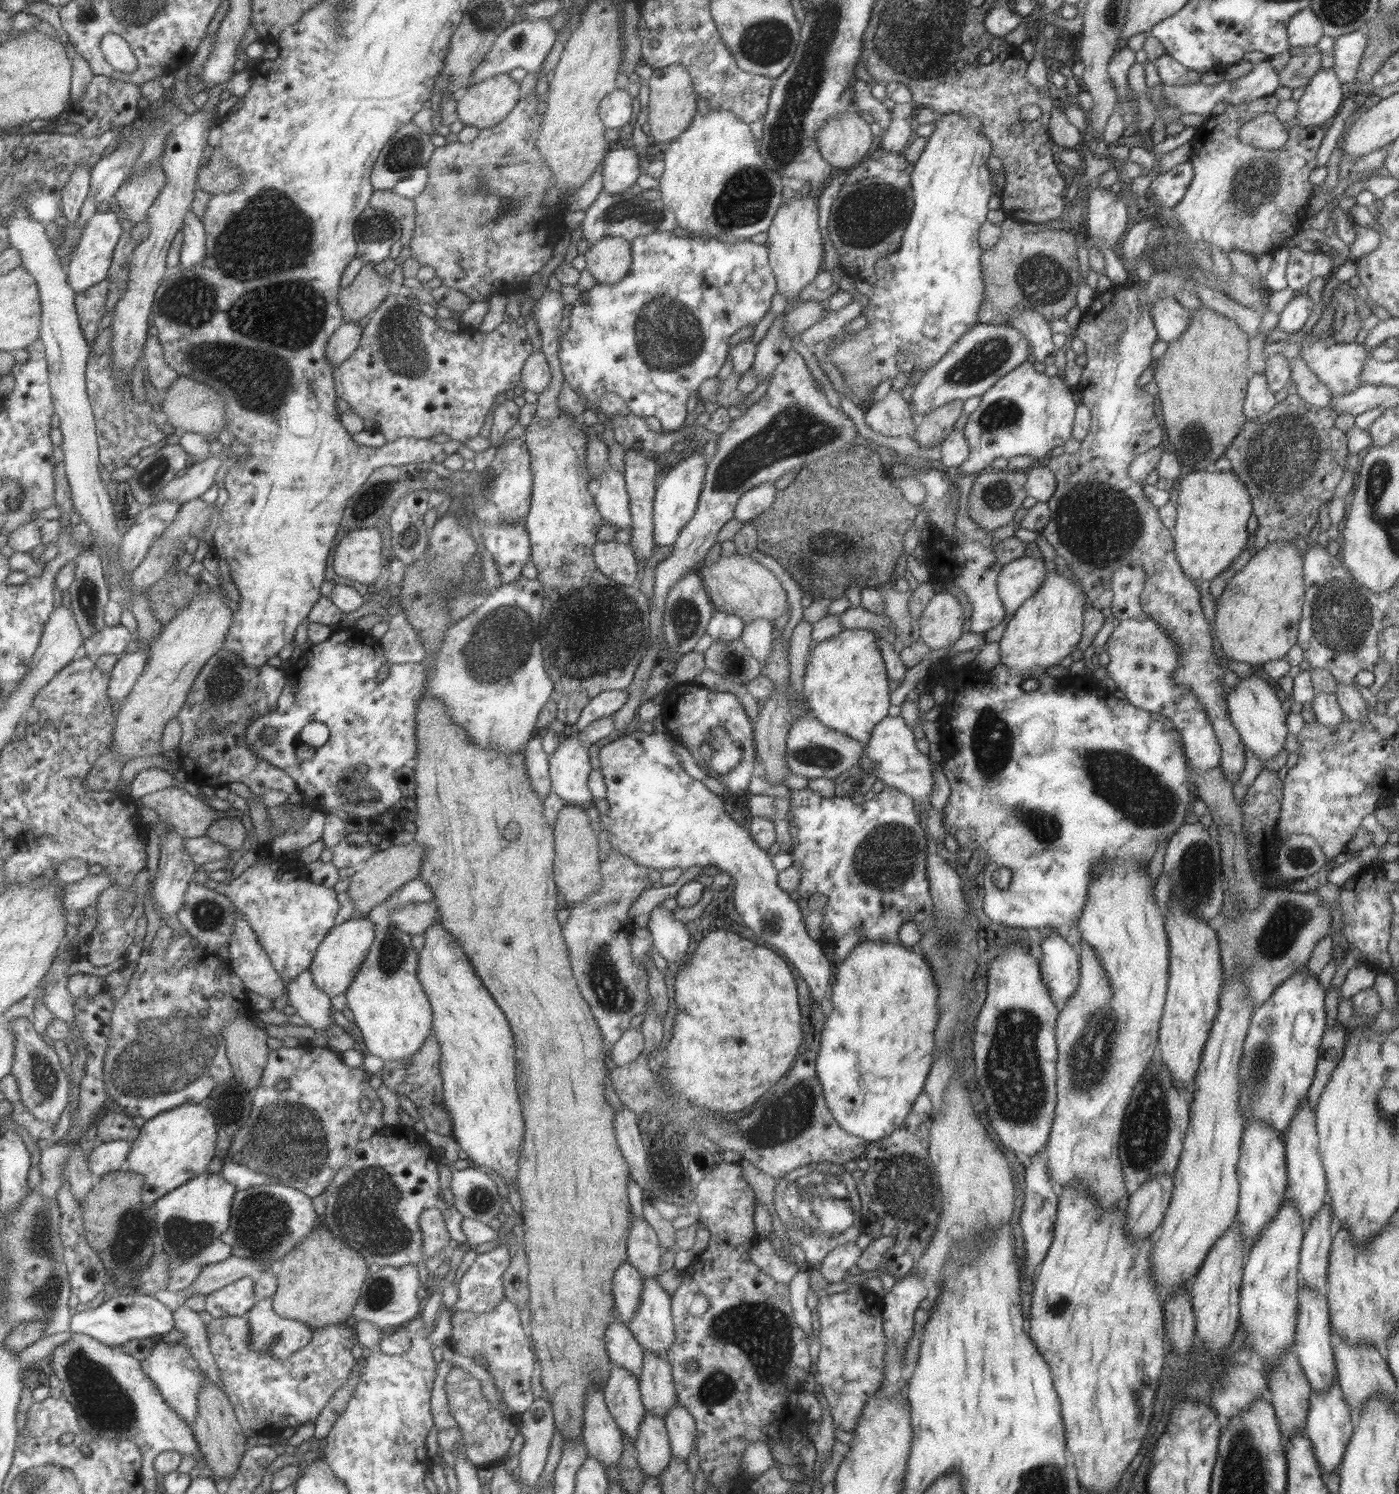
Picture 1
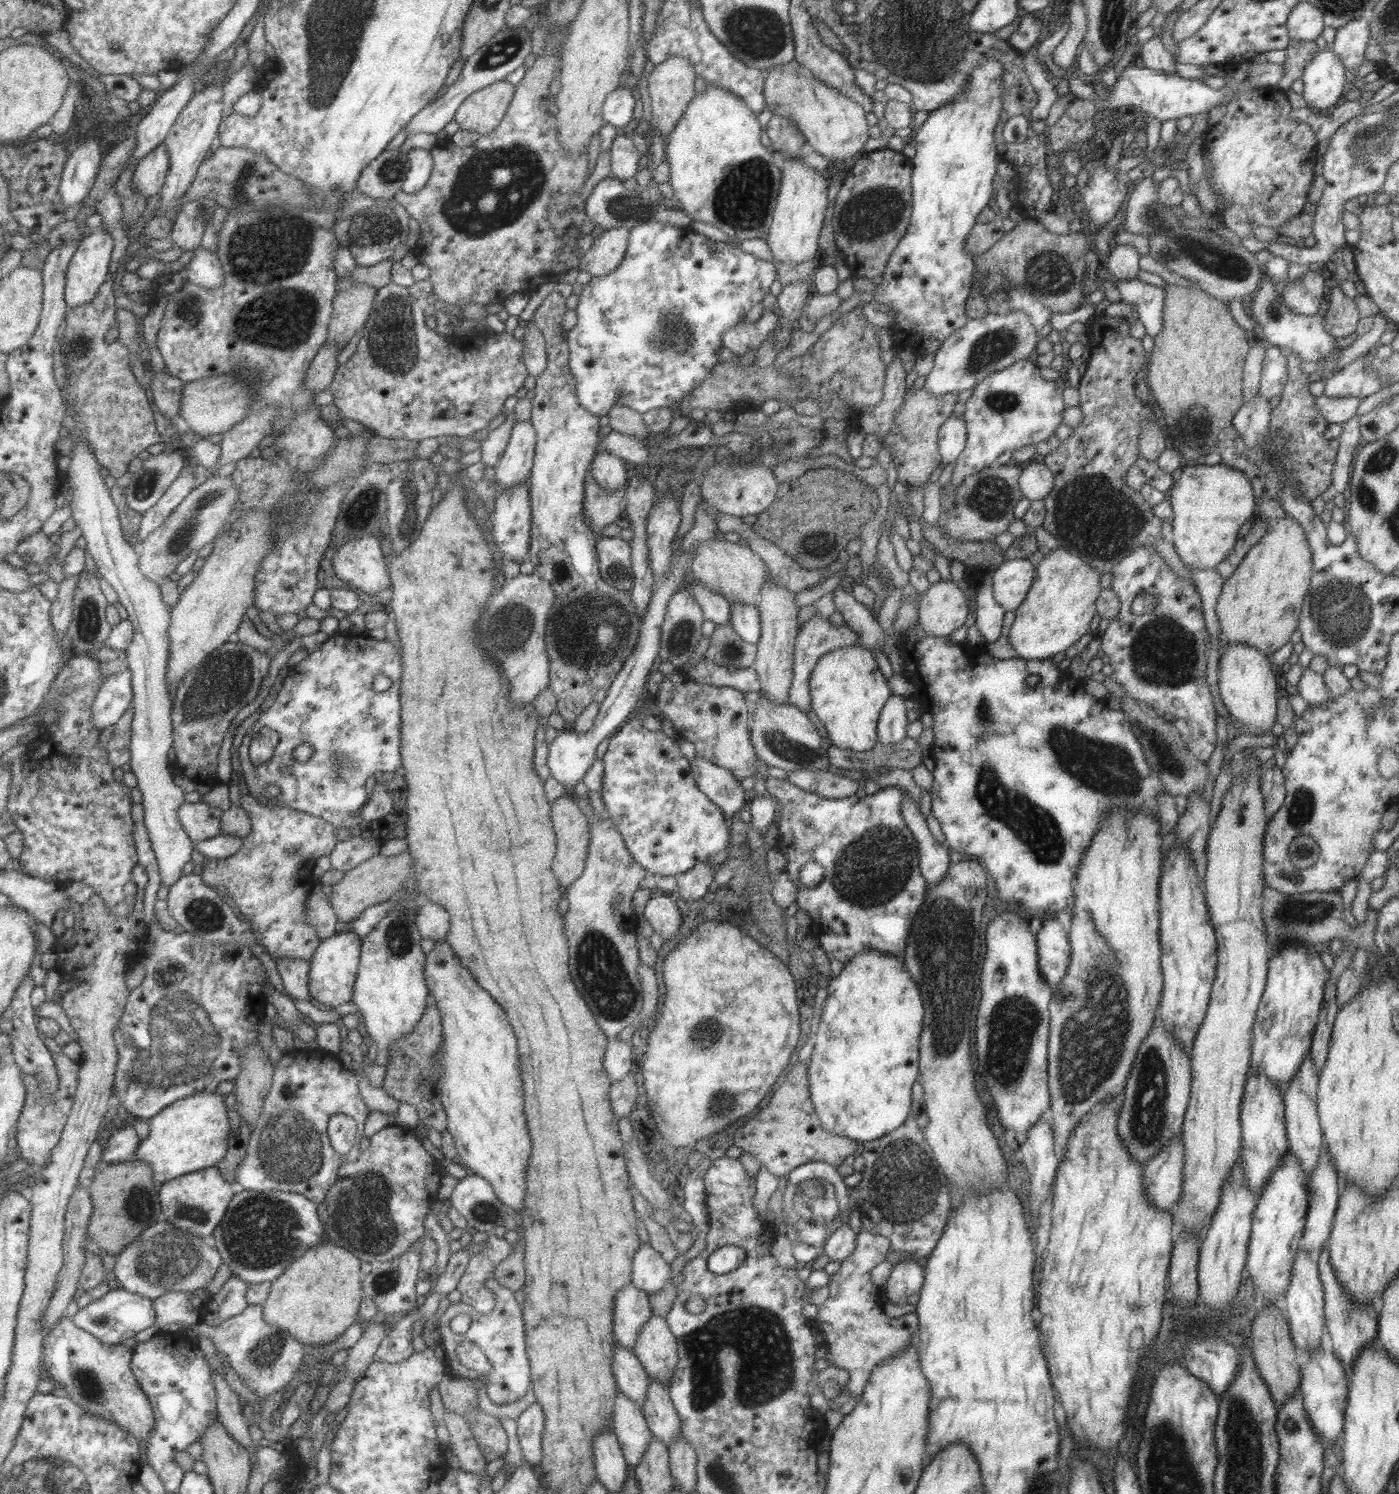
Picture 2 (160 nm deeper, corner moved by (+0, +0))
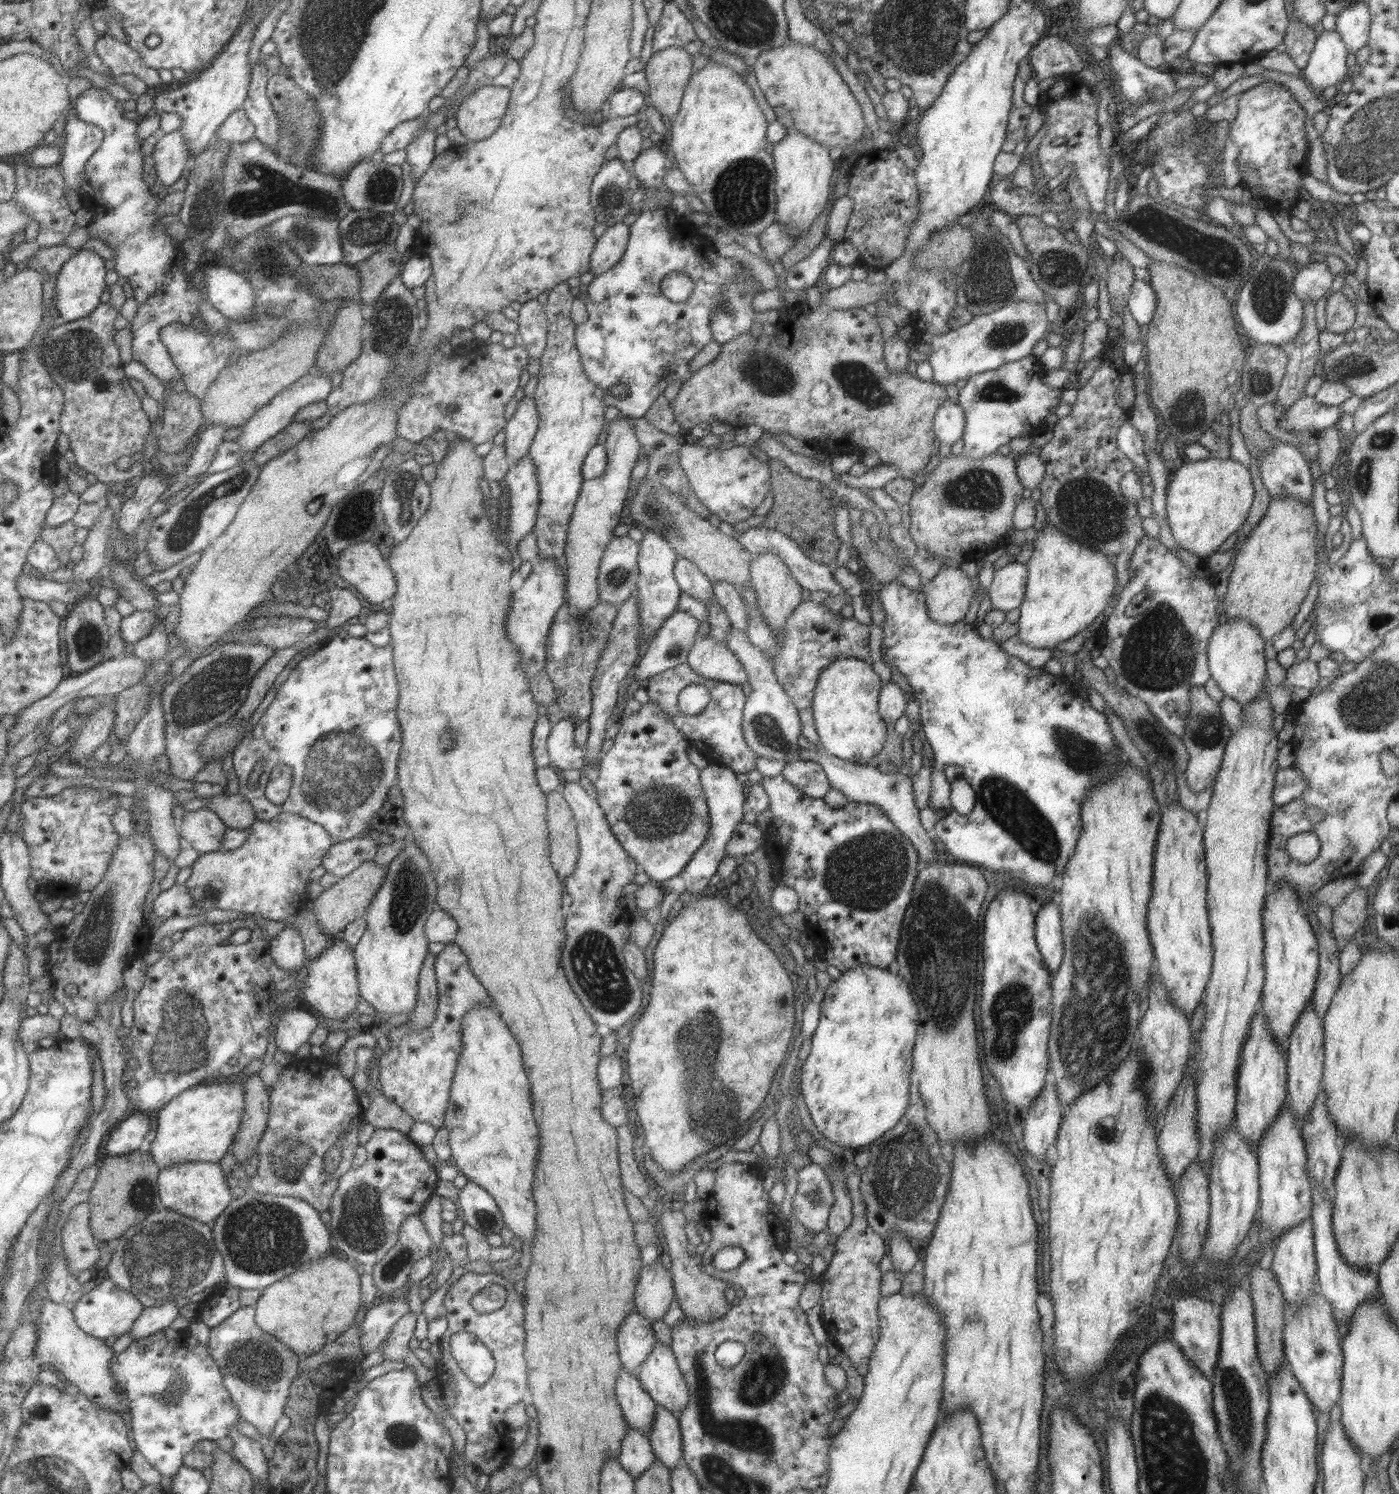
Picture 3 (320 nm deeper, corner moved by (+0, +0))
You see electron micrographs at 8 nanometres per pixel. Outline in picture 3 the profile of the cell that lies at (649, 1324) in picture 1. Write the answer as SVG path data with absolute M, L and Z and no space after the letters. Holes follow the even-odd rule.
M655 1343L636 1376L655 1405L678 1418L688 1401L688 1388L670 1347Z

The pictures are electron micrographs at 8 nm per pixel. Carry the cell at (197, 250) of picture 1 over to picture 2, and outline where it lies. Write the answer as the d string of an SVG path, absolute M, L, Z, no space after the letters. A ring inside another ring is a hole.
M201 245L193 250L193 259L188 263L188 281L202 288L218 288L226 283L223 263L217 252L213 253Z

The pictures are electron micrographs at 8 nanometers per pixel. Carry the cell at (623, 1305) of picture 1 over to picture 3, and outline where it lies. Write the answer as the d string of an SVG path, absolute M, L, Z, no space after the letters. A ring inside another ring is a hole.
M632 1308L618 1328L616 1341L622 1368L629 1374L636 1375L638 1366L641 1366L656 1343L651 1330L651 1321L639 1316Z

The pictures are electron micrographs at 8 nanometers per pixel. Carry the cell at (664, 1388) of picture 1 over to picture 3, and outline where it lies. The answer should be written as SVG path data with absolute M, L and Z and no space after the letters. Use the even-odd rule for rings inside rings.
M655 1405L654 1421L648 1439L656 1458L665 1468L674 1470L682 1461L682 1436L678 1419Z

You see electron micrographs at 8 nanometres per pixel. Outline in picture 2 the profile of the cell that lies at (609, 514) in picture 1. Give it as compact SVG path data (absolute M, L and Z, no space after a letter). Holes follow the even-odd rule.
M597 449L590 462L591 476L602 489L614 491L625 486L631 468L623 459L609 454L607 450Z

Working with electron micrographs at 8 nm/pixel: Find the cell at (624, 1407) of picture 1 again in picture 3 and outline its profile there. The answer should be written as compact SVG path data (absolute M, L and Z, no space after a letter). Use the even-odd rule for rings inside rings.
M628 1428L616 1457L621 1468L625 1469L630 1478L639 1478L652 1465L654 1459L647 1434Z

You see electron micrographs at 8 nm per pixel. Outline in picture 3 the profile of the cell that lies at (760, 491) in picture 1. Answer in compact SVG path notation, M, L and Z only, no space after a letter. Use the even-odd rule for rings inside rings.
M683 443L678 455L679 466L685 473L694 495L721 522L733 525L749 518L753 510L761 504L767 491L771 490L768 463L755 458L743 445L719 450L713 446L705 448L699 444L689 446Z

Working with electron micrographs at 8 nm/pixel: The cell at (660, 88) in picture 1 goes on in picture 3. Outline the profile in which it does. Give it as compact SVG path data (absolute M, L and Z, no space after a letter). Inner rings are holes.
M673 45L652 53L644 64L642 71L649 87L647 102L663 119L672 119L679 110L691 68L691 55Z

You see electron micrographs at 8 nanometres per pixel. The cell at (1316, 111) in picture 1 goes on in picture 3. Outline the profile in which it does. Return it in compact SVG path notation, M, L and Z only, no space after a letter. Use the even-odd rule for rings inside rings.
M1325 30L1316 36L1309 60L1303 69L1303 78L1311 84L1311 89L1319 95L1327 86L1345 87L1350 74L1345 65L1346 46L1340 34Z

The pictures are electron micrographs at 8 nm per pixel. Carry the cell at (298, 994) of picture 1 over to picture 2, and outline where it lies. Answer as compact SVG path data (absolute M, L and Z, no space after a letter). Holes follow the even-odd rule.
M276 959L277 968L282 976L286 992L297 1000L309 1001L308 970L309 961L305 959Z

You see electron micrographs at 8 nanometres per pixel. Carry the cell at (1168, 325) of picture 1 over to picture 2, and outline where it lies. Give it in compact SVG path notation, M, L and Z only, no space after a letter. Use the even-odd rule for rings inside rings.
M1119 280L1116 283L1121 302L1133 305L1137 319L1144 326L1146 334L1154 337L1162 325L1164 287L1143 283L1141 280Z

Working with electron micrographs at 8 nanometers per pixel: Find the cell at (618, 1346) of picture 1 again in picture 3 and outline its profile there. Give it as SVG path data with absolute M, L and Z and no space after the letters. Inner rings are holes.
M621 1368L615 1383L615 1394L628 1428L648 1436L654 1421L655 1403L641 1388L638 1377Z

